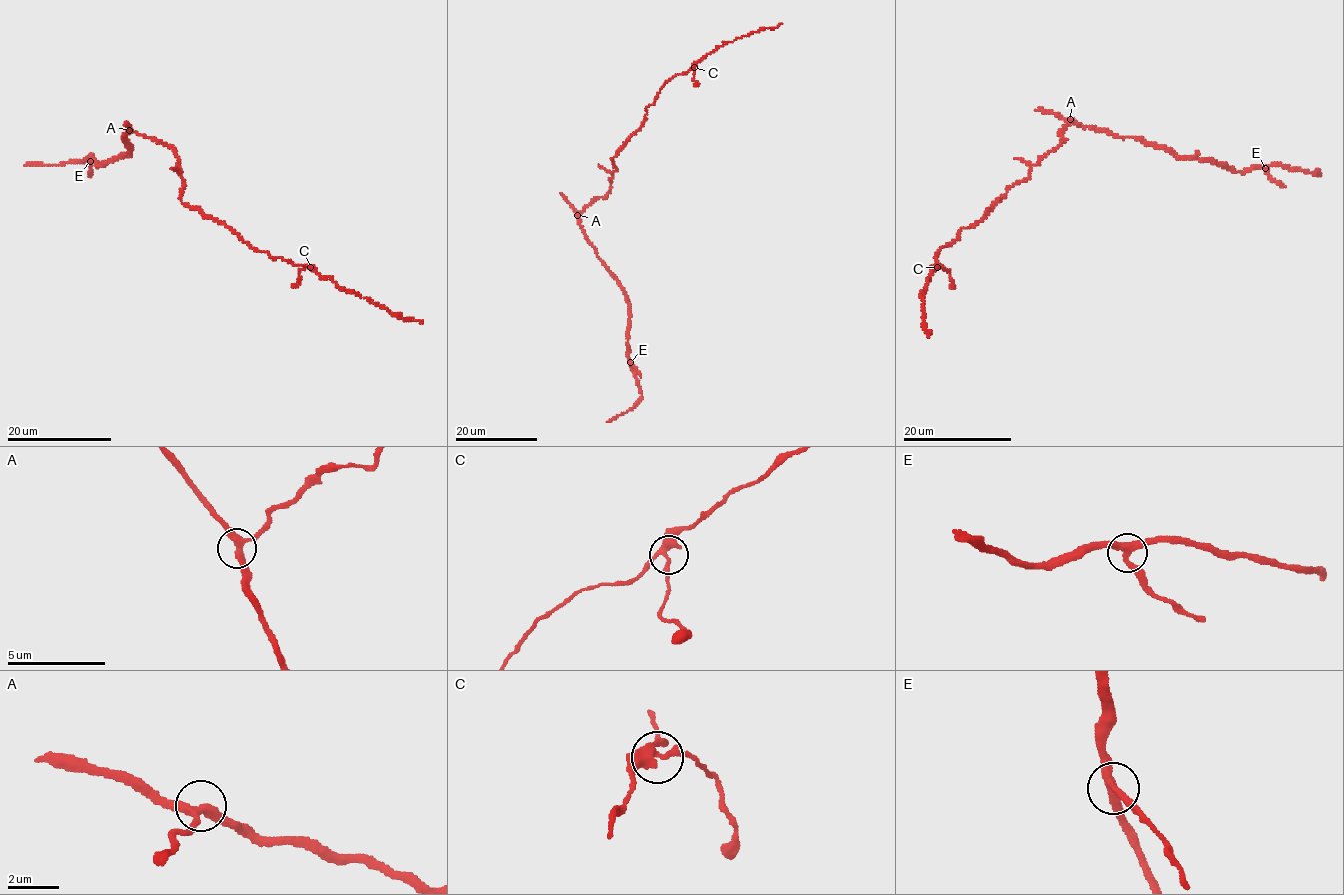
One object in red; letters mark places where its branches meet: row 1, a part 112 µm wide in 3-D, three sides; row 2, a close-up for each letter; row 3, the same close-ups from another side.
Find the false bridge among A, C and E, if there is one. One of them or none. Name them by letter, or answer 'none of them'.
E

